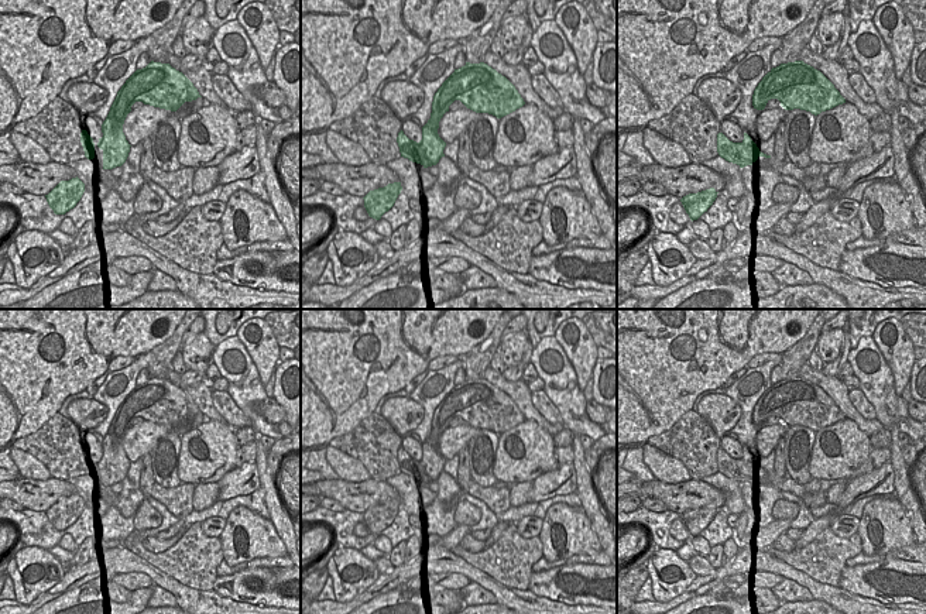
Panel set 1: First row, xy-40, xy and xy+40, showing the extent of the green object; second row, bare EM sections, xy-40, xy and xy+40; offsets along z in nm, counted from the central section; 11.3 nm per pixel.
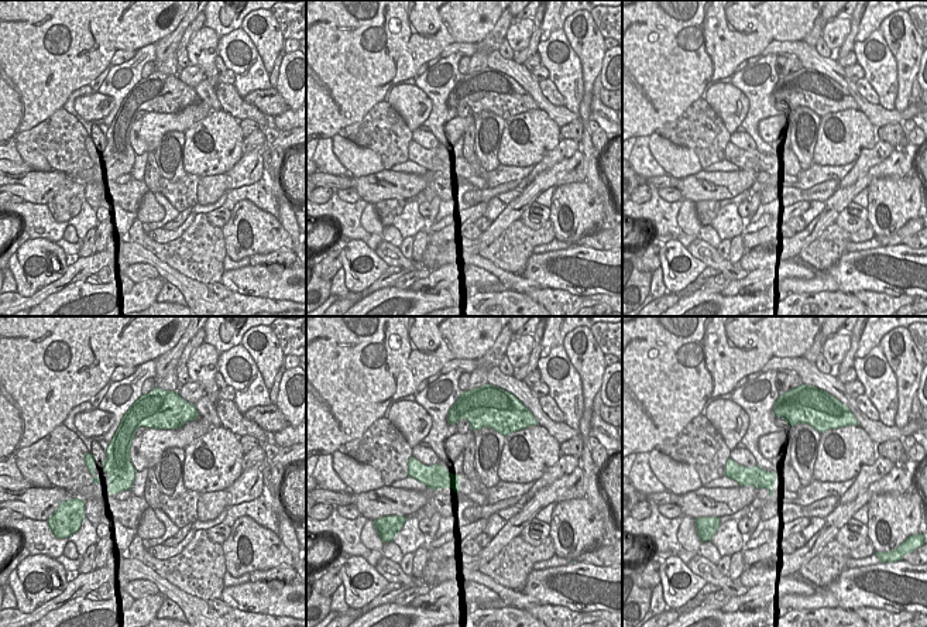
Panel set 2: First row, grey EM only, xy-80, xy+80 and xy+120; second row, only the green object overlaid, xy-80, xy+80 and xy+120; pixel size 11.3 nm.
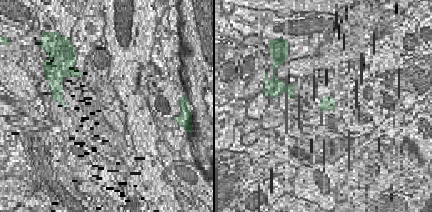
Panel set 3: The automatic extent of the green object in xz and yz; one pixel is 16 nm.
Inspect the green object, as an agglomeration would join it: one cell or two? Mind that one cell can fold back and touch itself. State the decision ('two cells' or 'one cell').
one cell

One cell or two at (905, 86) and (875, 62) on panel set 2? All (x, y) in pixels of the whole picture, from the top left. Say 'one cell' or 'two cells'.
two cells

